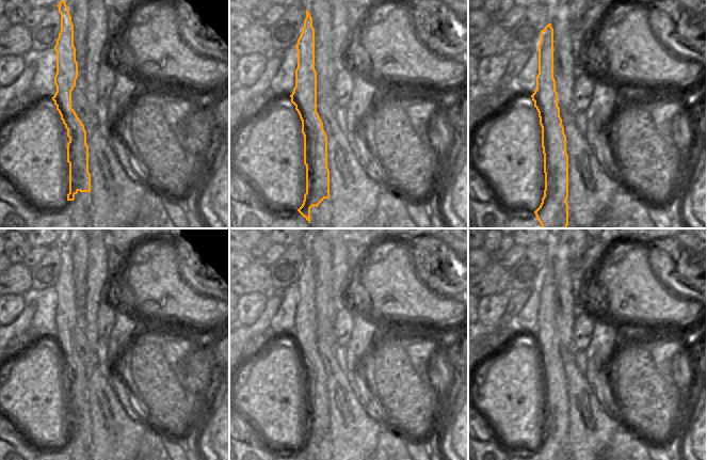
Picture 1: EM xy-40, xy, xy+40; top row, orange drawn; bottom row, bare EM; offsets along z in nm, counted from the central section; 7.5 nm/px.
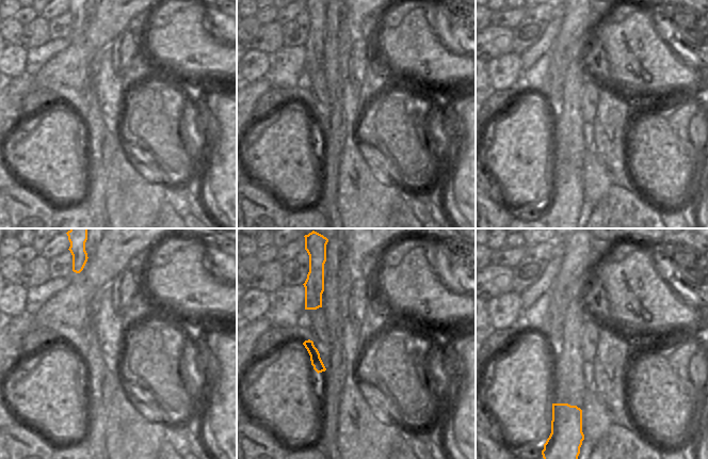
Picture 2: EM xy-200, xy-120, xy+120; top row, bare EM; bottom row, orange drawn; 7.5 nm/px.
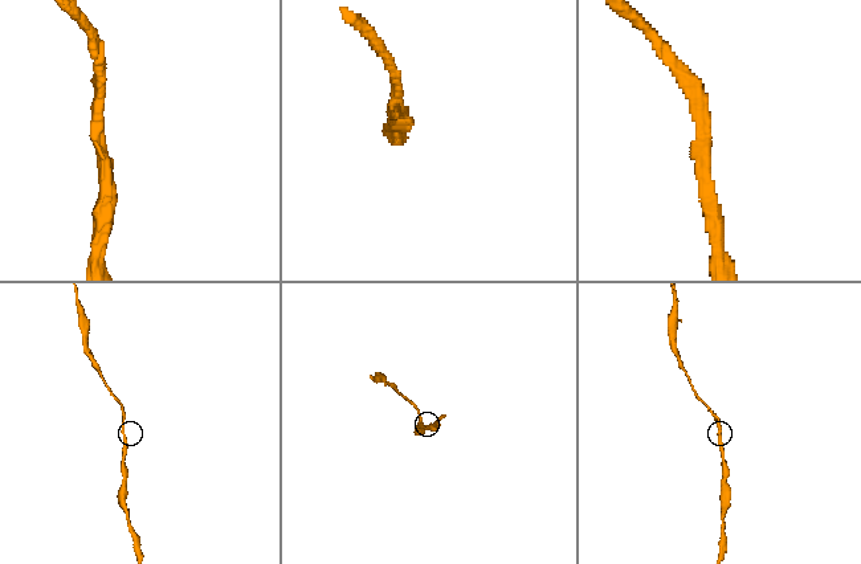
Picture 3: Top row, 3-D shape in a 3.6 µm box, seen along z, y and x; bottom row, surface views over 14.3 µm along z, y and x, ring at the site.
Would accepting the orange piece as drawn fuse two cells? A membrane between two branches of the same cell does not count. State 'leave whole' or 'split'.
leave whole

